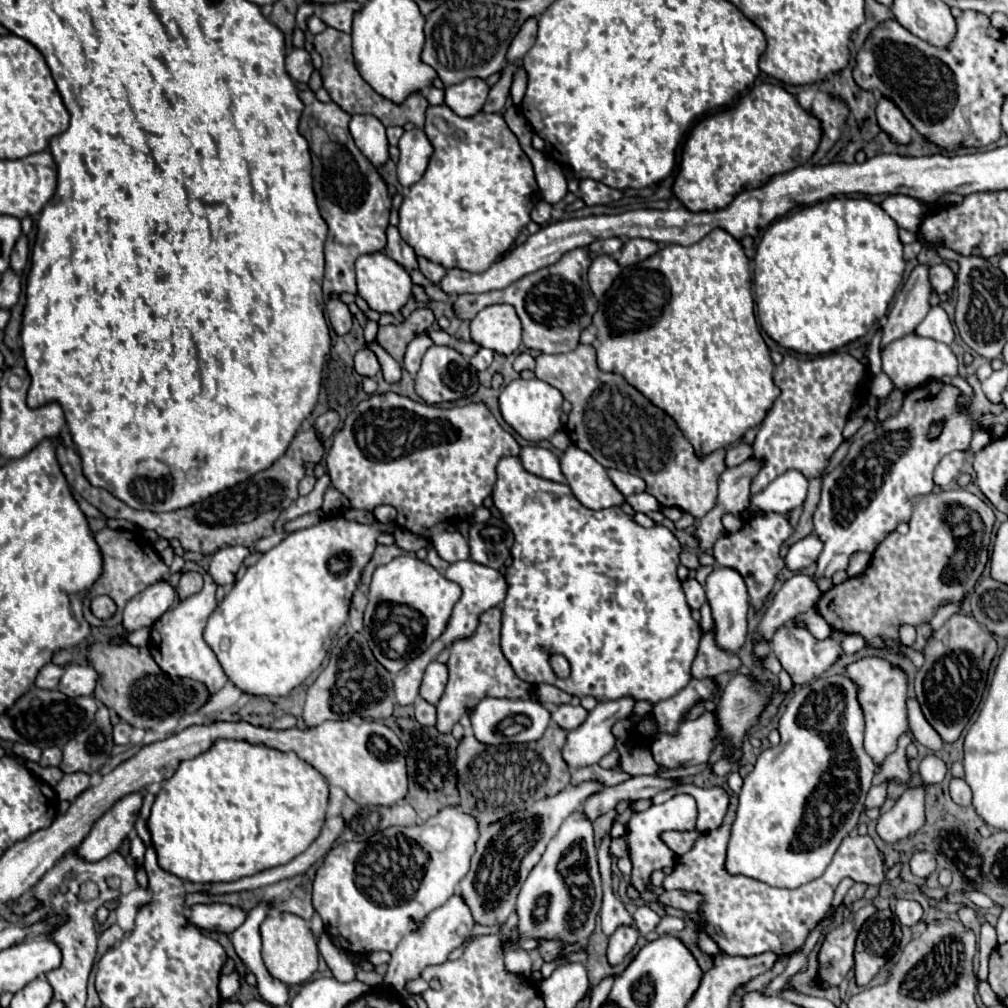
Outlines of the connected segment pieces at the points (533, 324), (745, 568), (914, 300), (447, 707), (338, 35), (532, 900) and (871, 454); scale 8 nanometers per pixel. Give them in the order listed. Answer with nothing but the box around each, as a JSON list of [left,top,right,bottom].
[[452,249,596,353],[714,513,792,609],[882,263,932,347],[438,607,530,733],[314,27,428,127],[516,811,602,951],[812,381,972,577]]

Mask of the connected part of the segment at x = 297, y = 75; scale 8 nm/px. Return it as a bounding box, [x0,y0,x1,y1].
[286,49,314,83]

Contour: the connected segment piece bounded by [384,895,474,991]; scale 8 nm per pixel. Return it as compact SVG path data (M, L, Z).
M452 895L442 907L428 913L428 917L424 917L424 921L420 921L420 925L414 931L408 931L402 937L400 945L392 953L392 961L388 965L384 985L394 991L402 991L410 979L420 977L424 967L444 963L448 959L448 953L464 943L464 939L470 935L472 927L474 927L474 917L472 917L466 901L460 895Z

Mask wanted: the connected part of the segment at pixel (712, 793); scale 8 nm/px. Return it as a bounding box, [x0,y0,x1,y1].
[651,784,728,833]

